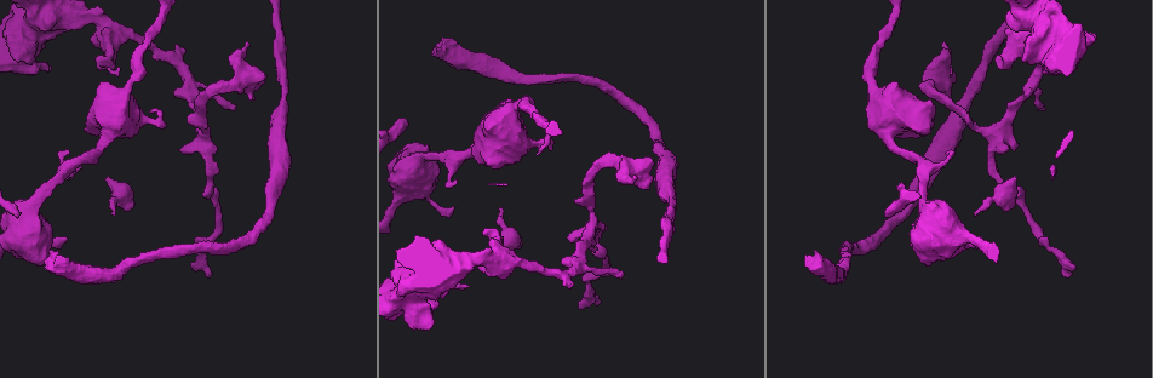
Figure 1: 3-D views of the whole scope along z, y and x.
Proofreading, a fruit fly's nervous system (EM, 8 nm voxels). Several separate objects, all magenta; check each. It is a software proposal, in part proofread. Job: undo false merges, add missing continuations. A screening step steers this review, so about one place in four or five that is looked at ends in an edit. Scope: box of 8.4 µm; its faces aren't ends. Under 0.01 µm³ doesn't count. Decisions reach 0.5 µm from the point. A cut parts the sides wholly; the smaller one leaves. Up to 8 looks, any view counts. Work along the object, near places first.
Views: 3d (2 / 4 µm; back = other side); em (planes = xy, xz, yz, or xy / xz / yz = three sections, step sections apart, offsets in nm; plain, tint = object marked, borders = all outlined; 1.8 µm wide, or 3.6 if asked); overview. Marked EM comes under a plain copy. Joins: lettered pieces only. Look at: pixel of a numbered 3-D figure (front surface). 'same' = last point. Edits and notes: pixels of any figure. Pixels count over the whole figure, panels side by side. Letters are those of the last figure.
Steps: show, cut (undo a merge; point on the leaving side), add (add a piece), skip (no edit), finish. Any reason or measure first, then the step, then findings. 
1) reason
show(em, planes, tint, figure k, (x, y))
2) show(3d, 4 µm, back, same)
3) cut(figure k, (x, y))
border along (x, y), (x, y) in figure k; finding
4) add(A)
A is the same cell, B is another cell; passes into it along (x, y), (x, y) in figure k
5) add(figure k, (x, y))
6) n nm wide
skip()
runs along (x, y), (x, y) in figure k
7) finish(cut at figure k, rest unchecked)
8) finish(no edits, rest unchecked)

long arm stops here
show(em, planes, borders, figure 1, (114, 216))

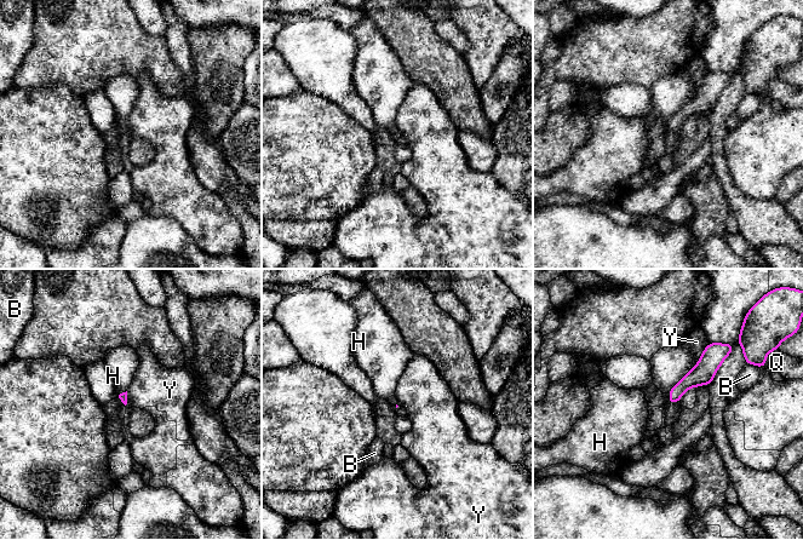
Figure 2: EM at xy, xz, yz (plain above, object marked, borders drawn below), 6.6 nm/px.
skip()
B, H, Q and Y are other cells; border along (709, 342), (698, 362), (690, 369) in figure 2; none of them fits

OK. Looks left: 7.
branch stops here
show(3d, 2 µm, figure 1, (1067, 274))

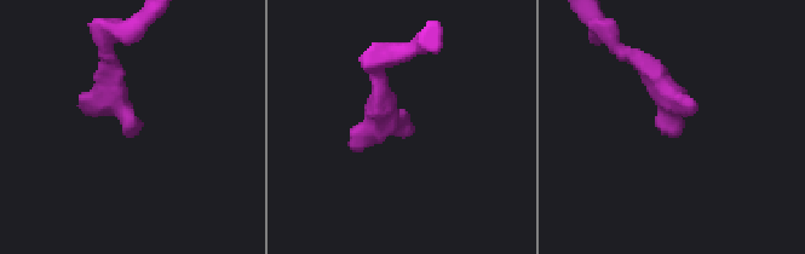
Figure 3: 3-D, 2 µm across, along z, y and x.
show(em, xy, step 8, tint, figure 3, (677, 128))

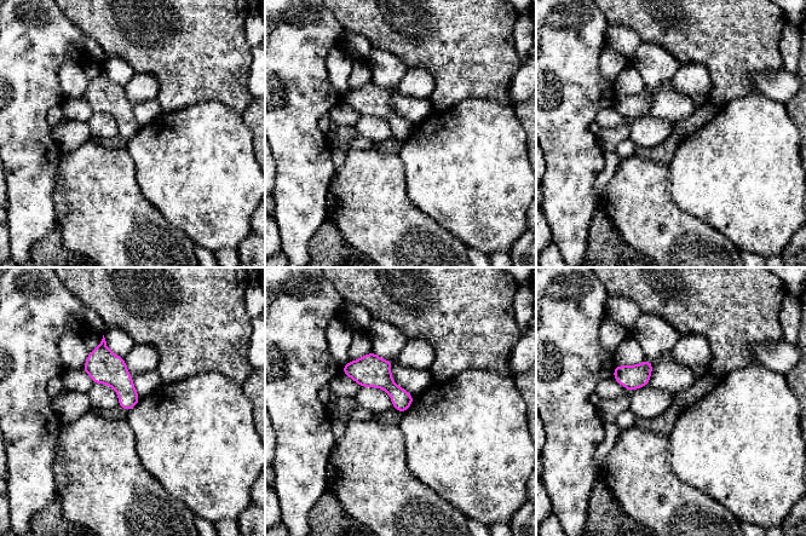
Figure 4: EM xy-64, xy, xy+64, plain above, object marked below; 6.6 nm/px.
cut it another way
show(em, planes, borders, same)

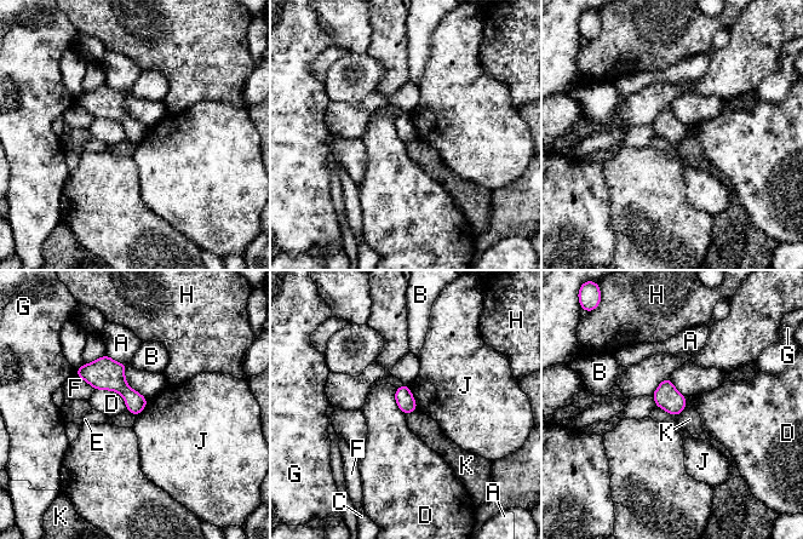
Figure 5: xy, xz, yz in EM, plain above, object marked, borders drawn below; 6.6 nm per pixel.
skip()
A, B, C, D, E, F, G, H, J and K are other cells; border along (95, 389), (115, 390), (127, 410) in figure 5; none of them fits

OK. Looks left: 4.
abrupt turn
show(em, 3.6 µm, planes, borders, figure 1, (25, 38))

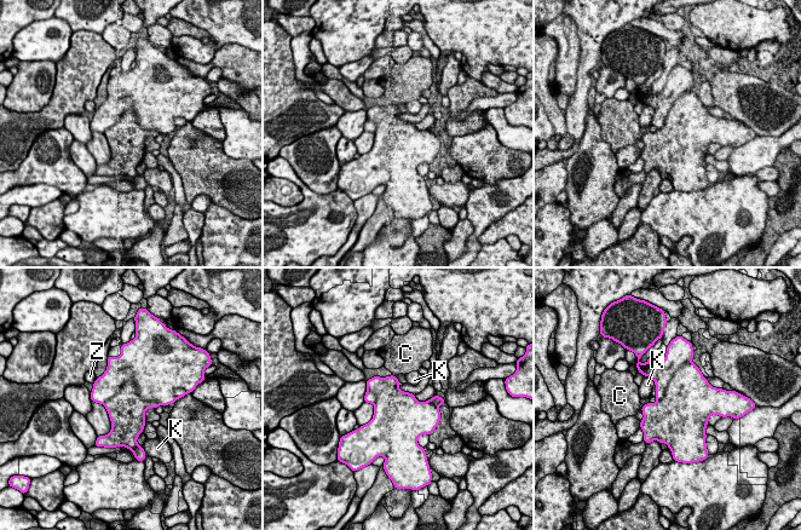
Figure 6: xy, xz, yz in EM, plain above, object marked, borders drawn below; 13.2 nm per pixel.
skip()
C, K and Z are other cells; continuous, no second cell

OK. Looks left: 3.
calibre changes
show(3d, 4 µm, figure 1, (58, 265))

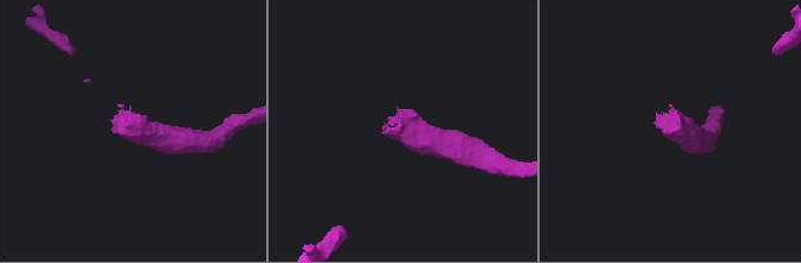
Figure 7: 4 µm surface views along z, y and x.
show(em, xy, step 8, borders, figure 7, (673, 126))

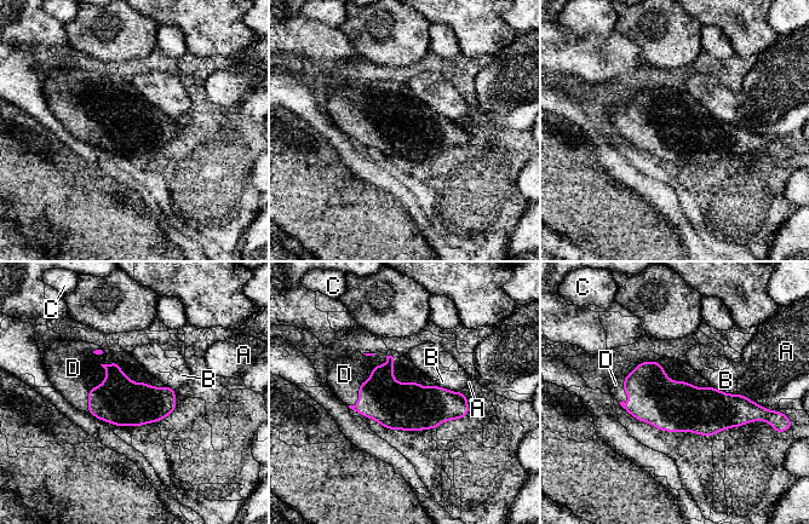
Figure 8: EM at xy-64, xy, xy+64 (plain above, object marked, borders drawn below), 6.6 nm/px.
add(figure 8, (73, 368))
D is the same cell, A, B and C are other cells; the cell continues

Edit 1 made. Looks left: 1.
finish(add at figure 8, rest unchecked)

